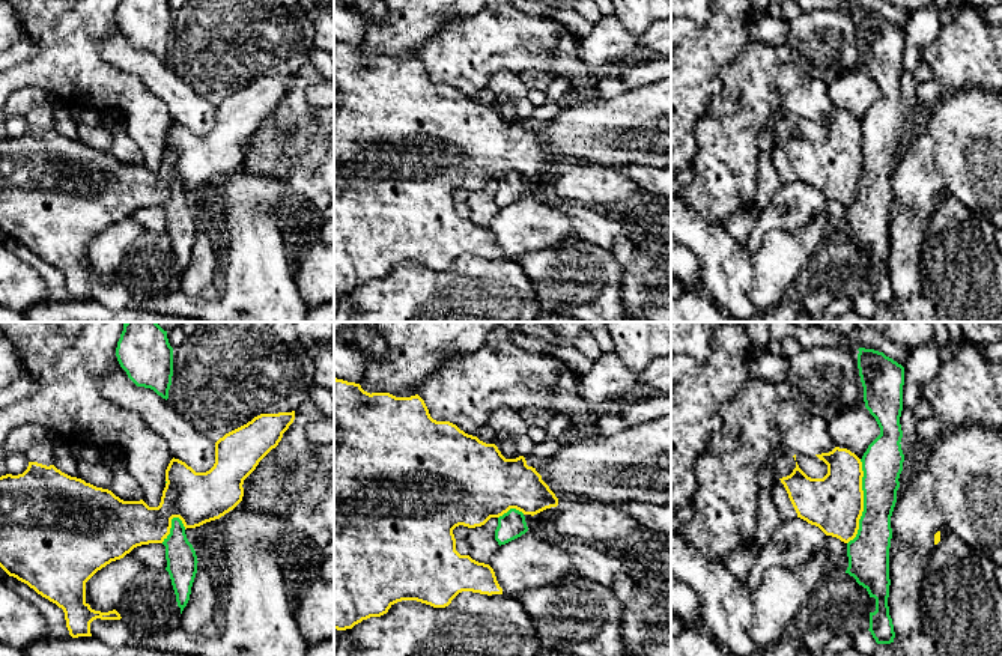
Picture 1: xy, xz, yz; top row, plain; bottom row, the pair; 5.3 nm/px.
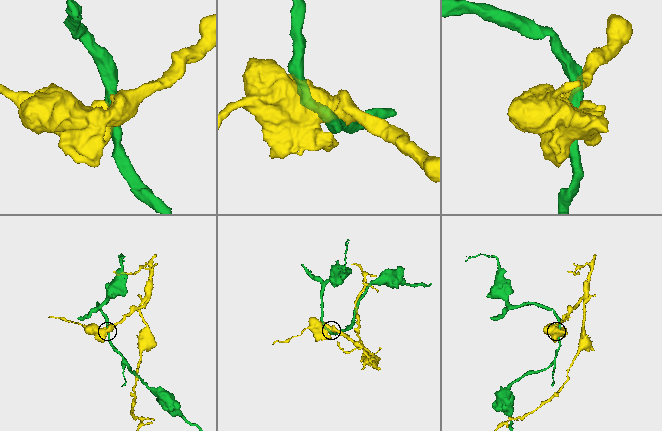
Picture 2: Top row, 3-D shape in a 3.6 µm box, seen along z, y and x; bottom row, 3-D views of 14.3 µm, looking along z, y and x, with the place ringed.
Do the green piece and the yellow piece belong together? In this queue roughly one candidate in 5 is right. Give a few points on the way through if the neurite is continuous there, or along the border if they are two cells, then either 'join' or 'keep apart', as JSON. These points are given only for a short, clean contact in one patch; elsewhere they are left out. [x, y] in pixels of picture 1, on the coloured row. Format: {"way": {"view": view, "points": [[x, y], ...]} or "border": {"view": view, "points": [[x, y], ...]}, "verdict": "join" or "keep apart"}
{"border": {"view": "yz", "points": [[861, 459], [862, 515], [858, 533], [847, 543]]}, "verdict": "keep apart"}

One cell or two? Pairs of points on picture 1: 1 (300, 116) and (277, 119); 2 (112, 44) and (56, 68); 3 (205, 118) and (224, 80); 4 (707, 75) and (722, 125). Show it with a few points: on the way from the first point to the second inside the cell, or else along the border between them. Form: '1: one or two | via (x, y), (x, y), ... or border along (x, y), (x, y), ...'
1: one | via (294, 116), (283, 119)
2: two | border along (116, 23), (97, 41), (97, 50), (125, 72)
3: two | border along (185, 82), (214, 106)
4: two | border along (731, 62), (722, 69), (719, 86), (695, 124)

